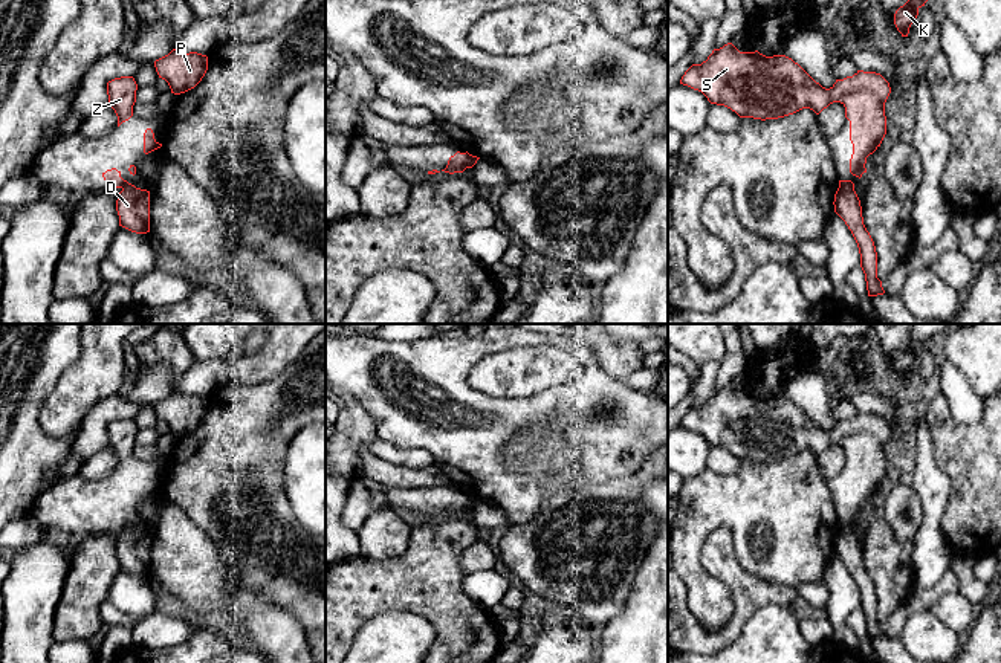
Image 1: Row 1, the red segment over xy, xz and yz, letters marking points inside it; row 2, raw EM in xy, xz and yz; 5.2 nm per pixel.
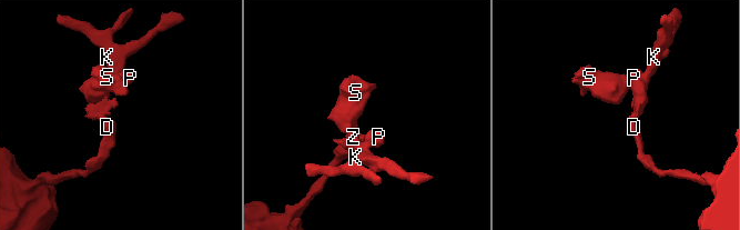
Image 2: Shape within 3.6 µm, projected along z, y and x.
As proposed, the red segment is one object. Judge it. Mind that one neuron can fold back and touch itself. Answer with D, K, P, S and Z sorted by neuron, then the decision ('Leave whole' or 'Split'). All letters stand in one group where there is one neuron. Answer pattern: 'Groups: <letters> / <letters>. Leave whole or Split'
Groups: D / K P S Z. Split

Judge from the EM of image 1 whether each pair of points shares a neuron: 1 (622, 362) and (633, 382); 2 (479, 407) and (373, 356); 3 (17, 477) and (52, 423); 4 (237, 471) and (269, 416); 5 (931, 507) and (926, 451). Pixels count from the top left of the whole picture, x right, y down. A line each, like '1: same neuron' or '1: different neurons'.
1: different neurons
2: same neuron
3: different neurons
4: same neuron
5: same neuron

